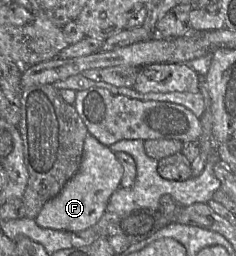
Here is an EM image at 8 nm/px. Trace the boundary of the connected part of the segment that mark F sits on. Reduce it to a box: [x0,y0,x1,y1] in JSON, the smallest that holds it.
[35,133,123,232]

